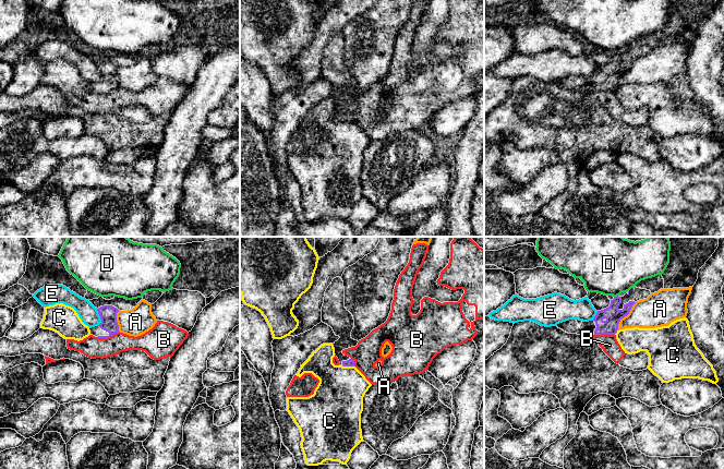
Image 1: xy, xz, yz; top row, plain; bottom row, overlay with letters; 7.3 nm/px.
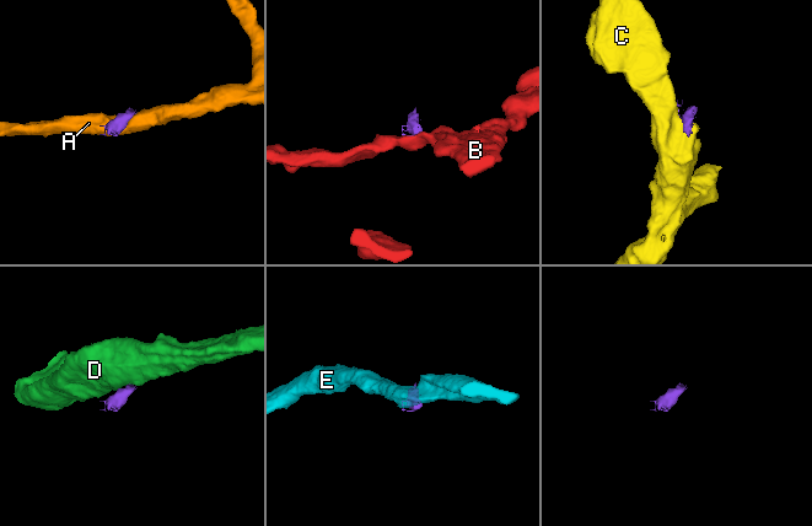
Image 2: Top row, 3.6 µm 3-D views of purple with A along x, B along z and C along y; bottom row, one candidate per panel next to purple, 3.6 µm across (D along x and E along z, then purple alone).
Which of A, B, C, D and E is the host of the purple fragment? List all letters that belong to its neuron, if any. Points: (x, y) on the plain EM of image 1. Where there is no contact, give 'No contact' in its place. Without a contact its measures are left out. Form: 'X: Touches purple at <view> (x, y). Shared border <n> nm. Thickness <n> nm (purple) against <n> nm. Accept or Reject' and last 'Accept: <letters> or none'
A: Touches purple at yz (625, 71). Shared border 260 nm. Thickness 120 nm (purple) against 240 nm. Reject
B: Touches purple at xy (108, 92). Shared border 170 nm. Thickness 130 nm (purple) against 160 nm. Reject
C: Touches purple at xz (349, 121). Shared border 80 nm. Thickness 60 nm (purple) against 360 nm. Reject
D: Touches purple at yz (615, 52). Shared border 40 nm. Thickness 120 nm (purple) against 380 nm. Reject
E: Touches purple at xy (100, 73). Shared border 130 nm. Thickness 130 nm (purple) against 140 nm. Reject
Accept: none

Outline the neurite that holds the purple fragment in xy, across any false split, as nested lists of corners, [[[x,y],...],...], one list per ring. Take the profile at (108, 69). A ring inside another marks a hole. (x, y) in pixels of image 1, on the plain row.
[[[104,61],[97,64],[101,79],[89,84],[90,91],[98,94],[108,94],[119,87],[117,69],[119,65],[112,61]]]

